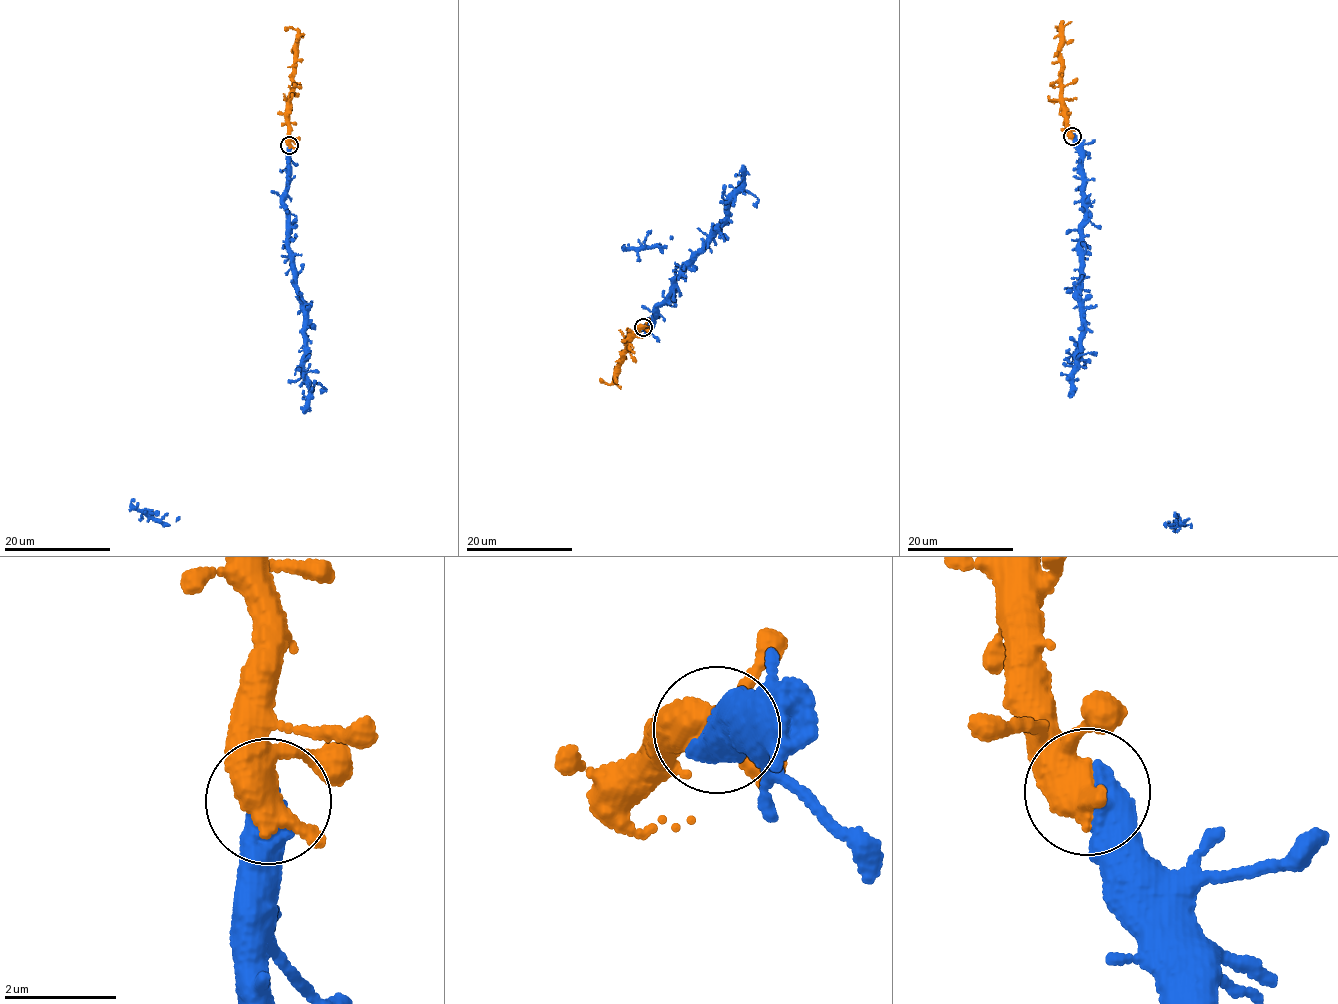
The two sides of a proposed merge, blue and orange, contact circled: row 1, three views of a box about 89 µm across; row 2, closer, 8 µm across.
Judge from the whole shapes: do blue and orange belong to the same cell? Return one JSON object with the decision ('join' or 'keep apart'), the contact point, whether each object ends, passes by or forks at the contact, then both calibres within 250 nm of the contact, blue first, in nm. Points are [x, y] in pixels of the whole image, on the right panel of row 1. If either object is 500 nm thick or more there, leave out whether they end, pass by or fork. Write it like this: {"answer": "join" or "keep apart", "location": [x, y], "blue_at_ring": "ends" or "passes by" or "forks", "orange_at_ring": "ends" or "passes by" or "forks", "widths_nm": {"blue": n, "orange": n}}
{"answer": "join", "location": [1072, 136], "widths_nm": {"blue": 700, "orange": 480}}

